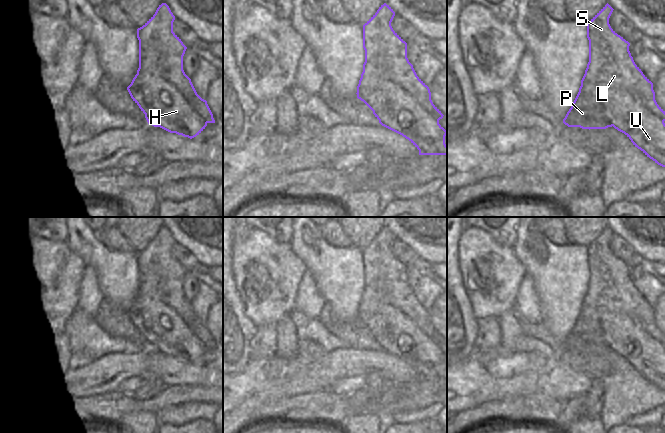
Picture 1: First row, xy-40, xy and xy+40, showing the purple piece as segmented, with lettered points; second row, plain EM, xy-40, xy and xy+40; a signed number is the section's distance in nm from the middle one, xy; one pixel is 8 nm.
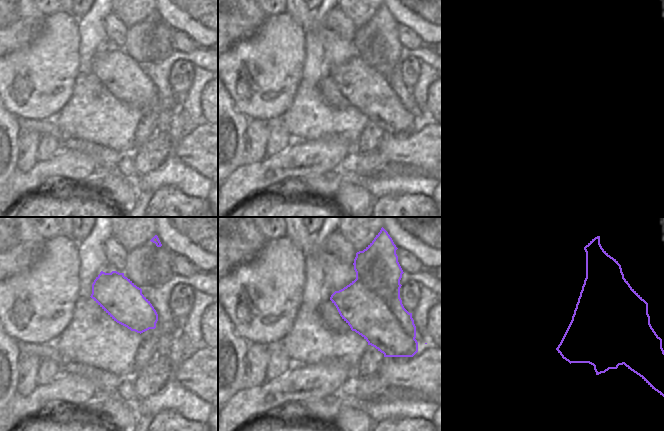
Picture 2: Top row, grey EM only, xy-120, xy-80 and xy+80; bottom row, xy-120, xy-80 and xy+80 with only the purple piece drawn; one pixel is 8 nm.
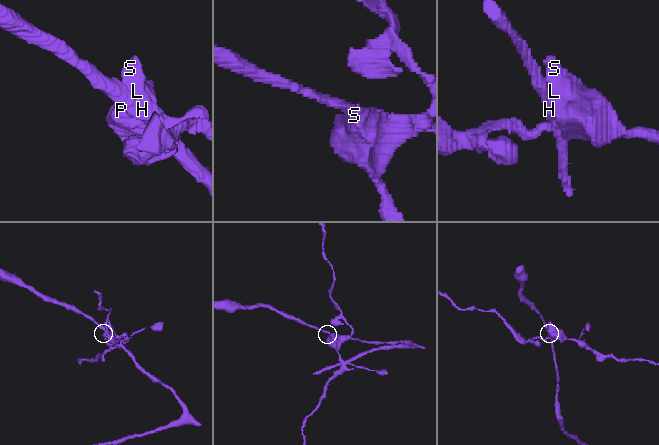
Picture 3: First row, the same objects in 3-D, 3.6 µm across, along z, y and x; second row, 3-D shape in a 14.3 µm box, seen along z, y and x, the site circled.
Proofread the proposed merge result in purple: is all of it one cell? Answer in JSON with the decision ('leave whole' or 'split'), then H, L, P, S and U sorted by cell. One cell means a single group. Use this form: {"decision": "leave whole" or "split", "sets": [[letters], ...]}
{"decision": "split", "sets": [["H", "U"], ["L", "P", "S"]]}

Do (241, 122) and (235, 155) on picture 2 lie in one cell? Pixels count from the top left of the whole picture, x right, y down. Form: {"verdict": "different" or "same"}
{"verdict": "same"}

